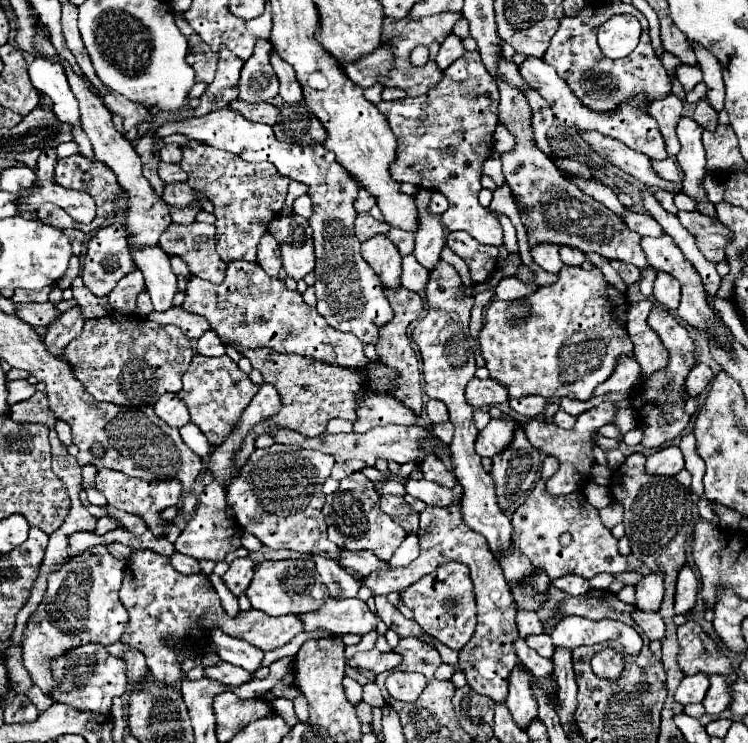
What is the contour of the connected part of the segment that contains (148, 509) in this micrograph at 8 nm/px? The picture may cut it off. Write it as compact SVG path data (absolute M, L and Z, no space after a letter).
M101 468L95 476L97 482L97 490L101 490L109 502L109 506L125 510L129 514L135 514L139 518L143 518L143 522L147 524L147 528L153 532L155 538L163 538L167 536L167 524L169 520L161 518L161 512L169 506L175 506L181 502L181 482L179 480L153 480L153 482L145 482L143 478L131 478L125 476L123 472L117 470L105 470Z

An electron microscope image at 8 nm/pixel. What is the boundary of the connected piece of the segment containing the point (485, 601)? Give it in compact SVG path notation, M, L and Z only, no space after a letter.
M453 504L453 508L427 506L421 512L421 528L419 528L417 536L419 536L419 544L421 544L421 554L411 566L375 570L367 578L363 578L363 584L369 586L373 594L387 596L389 592L405 590L407 586L417 582L421 576L431 574L437 566L445 564L447 560L467 564L471 568L471 580L475 584L475 596L477 596L477 628L475 628L475 634L469 640L469 644L465 644L459 650L459 668L465 674L467 684L477 694L487 696L497 704L505 704L507 678L509 678L509 672L519 662L517 654L513 652L513 640L517 640L519 634L517 634L517 626L515 626L517 610L513 608L513 596L509 596L509 586L505 582L499 562L495 560L493 552L489 552L485 538L481 534L473 532L461 520L459 504Z

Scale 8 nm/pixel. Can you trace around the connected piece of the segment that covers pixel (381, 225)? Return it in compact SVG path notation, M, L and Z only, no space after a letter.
M357 214L357 220L355 220L355 234L359 238L359 242L365 242L369 240L371 236L377 236L377 234L385 234L389 230L389 226L385 222L377 222L371 214Z

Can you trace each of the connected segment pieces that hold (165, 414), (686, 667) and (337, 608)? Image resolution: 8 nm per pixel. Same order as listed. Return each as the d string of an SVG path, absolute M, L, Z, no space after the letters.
M163 394L153 408L155 414L173 428L181 428L189 422L189 412L185 404L177 398L177 394Z
M685 622L677 628L679 640L679 668L687 674L729 674L731 662L725 654L713 644L713 640L697 626L695 622Z
M327 598L319 610L297 616L303 622L305 632L327 632L329 636L343 634L367 634L371 632L379 618L369 610L369 606L359 598L335 600Z

